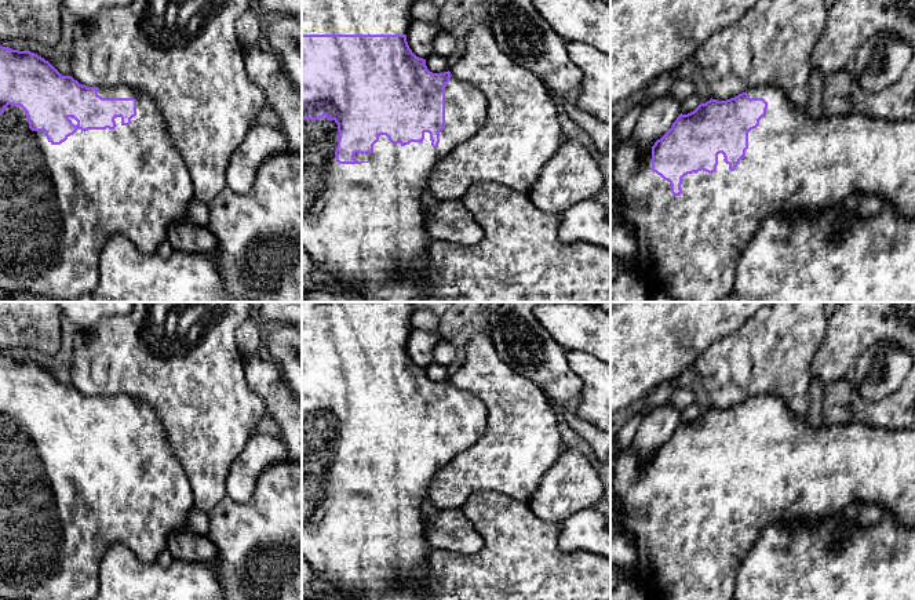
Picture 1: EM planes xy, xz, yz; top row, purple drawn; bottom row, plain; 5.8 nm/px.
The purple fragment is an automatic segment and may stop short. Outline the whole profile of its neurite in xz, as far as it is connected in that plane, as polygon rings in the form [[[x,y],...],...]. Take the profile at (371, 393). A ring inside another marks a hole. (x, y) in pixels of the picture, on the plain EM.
[[[302,302],[302,556],[309,561],[316,581],[313,582],[322,592],[345,594],[347,600],[424,600],[422,589],[429,577],[429,553],[431,546],[424,537],[424,516],[420,506],[427,501],[429,486],[434,474],[451,459],[473,447],[486,430],[486,407],[475,394],[455,388],[451,381],[433,382],[426,375],[426,368],[416,366],[408,354],[407,342],[412,331],[411,317],[413,302]]]

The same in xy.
[[[0,354],[0,599],[1,600],[94,600],[99,592],[99,564],[107,548],[121,543],[143,563],[156,563],[168,537],[185,528],[193,509],[189,479],[168,443],[154,410],[127,394],[87,396],[62,385],[48,370],[30,360]]]

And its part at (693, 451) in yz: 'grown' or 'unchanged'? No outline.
grown

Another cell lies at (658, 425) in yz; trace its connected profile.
[[[670,403],[646,412],[633,441],[638,462],[645,465],[681,423],[681,410]]]

